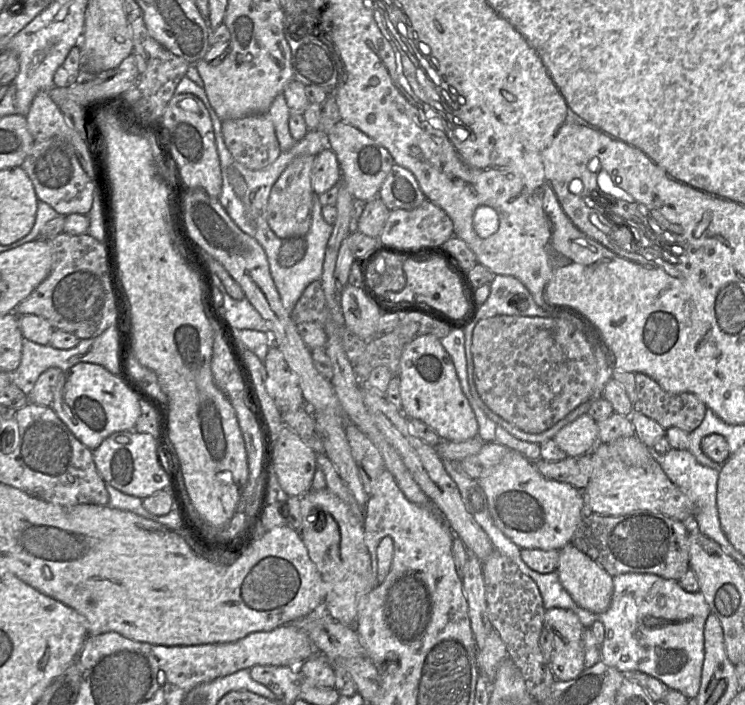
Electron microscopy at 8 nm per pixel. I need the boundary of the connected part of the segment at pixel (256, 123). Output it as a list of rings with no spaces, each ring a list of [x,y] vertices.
[[[268,113],[221,122],[225,144],[233,158],[251,170],[271,165],[282,152]]]

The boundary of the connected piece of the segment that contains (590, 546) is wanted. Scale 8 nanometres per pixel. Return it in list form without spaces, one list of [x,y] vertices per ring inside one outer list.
[[[633,511],[622,516],[586,512],[571,544],[613,577],[624,573],[647,573],[678,581],[690,569],[688,536],[682,521],[657,512]]]

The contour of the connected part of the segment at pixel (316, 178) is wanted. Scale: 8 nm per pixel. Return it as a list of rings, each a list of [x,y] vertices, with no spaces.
[[[329,148],[316,155],[311,172],[313,192],[320,195],[341,181],[341,171],[335,153]]]

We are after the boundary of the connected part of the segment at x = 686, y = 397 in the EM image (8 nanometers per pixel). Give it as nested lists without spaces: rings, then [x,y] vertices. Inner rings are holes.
[[[635,373],[635,380],[633,412],[655,420],[664,429],[678,427],[688,433],[702,423],[707,407],[693,393],[669,393],[643,373]]]

